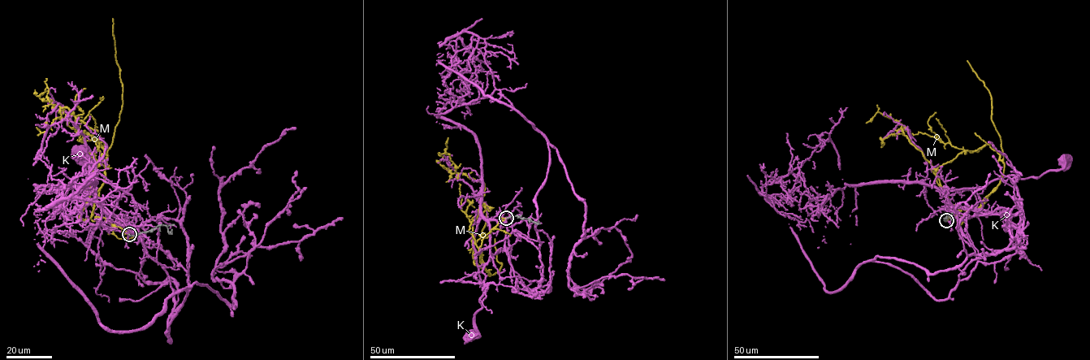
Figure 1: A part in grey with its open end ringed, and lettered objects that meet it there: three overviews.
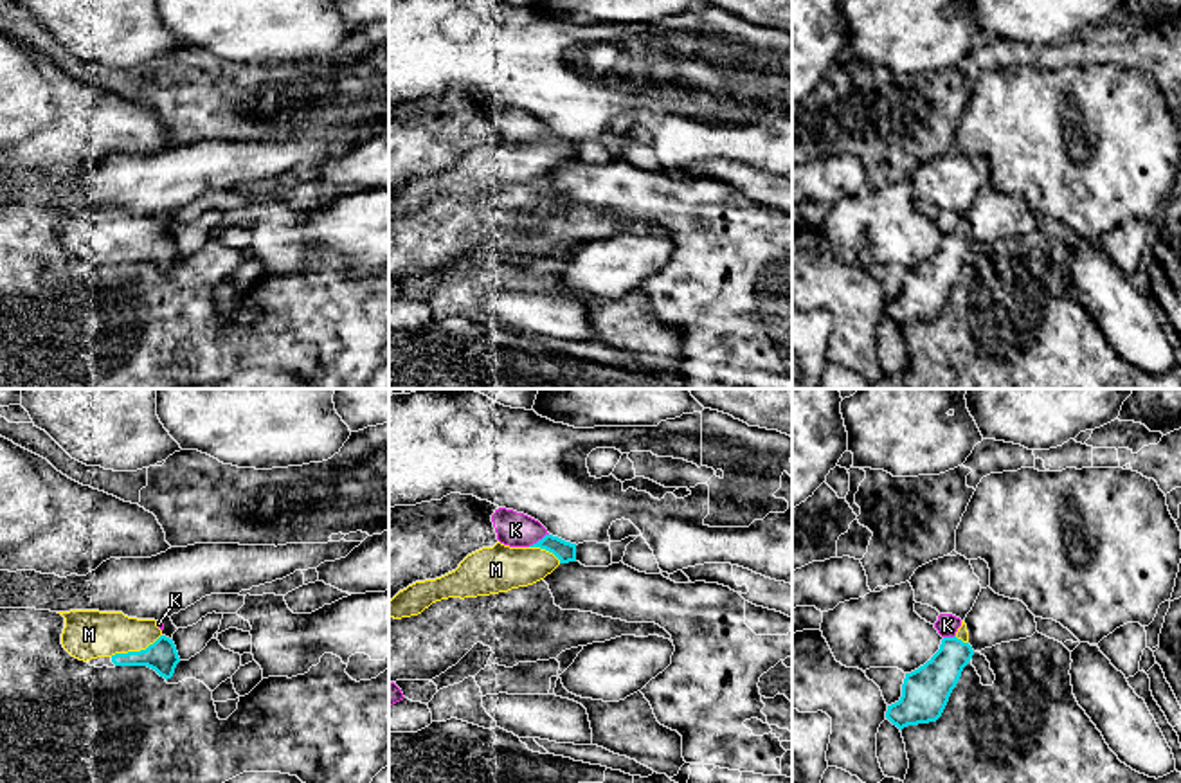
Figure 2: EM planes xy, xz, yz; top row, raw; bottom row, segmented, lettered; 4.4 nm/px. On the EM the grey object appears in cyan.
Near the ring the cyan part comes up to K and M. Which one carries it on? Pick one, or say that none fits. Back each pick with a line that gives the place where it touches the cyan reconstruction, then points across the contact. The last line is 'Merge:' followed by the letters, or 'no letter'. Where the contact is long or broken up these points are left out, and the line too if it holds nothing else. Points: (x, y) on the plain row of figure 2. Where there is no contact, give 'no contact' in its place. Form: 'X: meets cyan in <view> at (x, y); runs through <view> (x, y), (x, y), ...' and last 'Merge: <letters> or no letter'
M: meets cyan in xy at (135, 249); runs through xy (161, 252), (157, 249), (135, 249), (114, 231), (89, 231)
Merge: M

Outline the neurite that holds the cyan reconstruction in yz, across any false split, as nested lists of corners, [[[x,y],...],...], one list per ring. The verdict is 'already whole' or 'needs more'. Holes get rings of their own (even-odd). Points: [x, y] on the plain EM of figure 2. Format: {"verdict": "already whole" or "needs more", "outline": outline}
{"verdict": "needs more", "outline": [[[965,218],[954,234],[943,234],[940,247],[918,266],[906,270],[902,293],[888,302],[886,315],[900,328],[907,322],[936,319],[972,256]]]}

